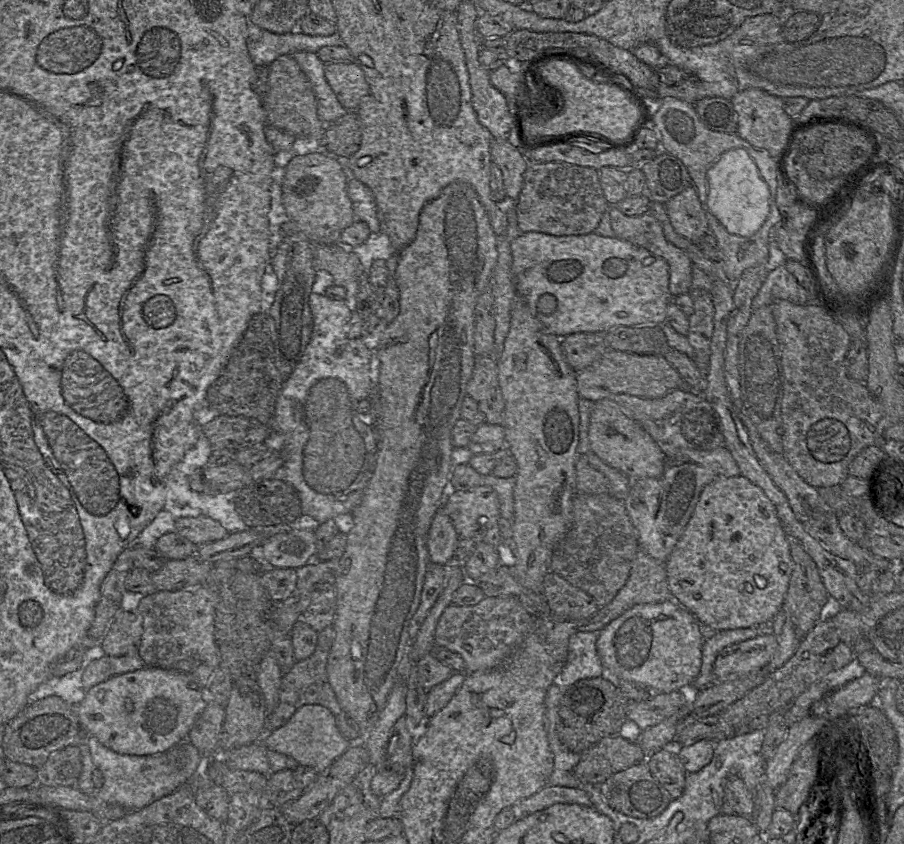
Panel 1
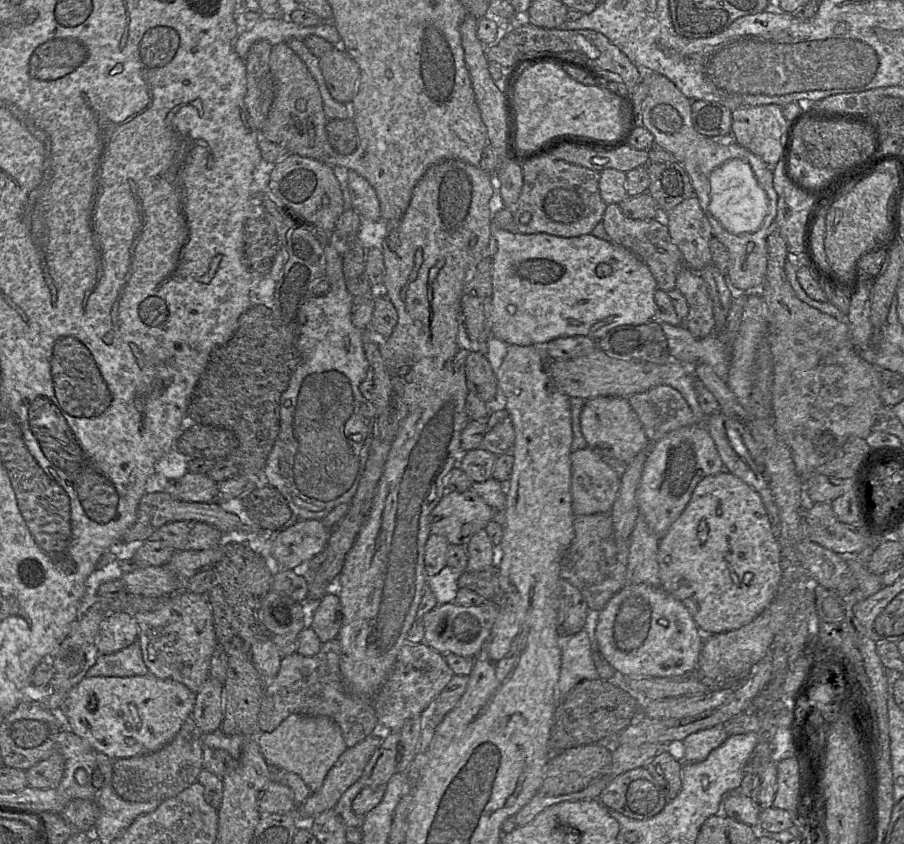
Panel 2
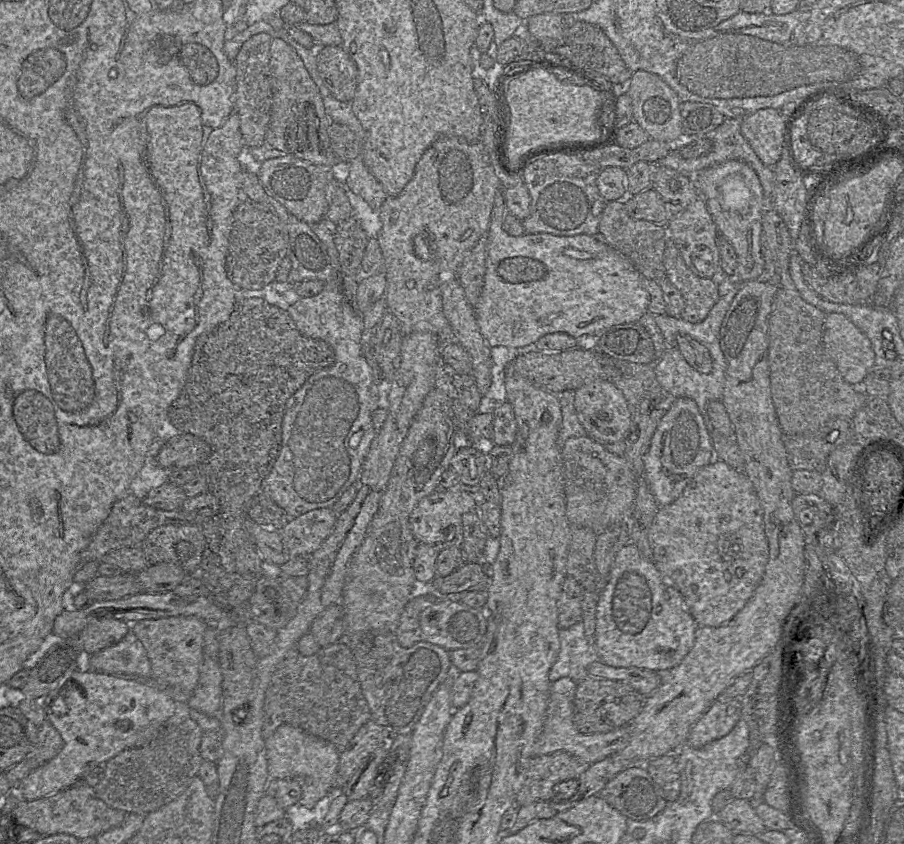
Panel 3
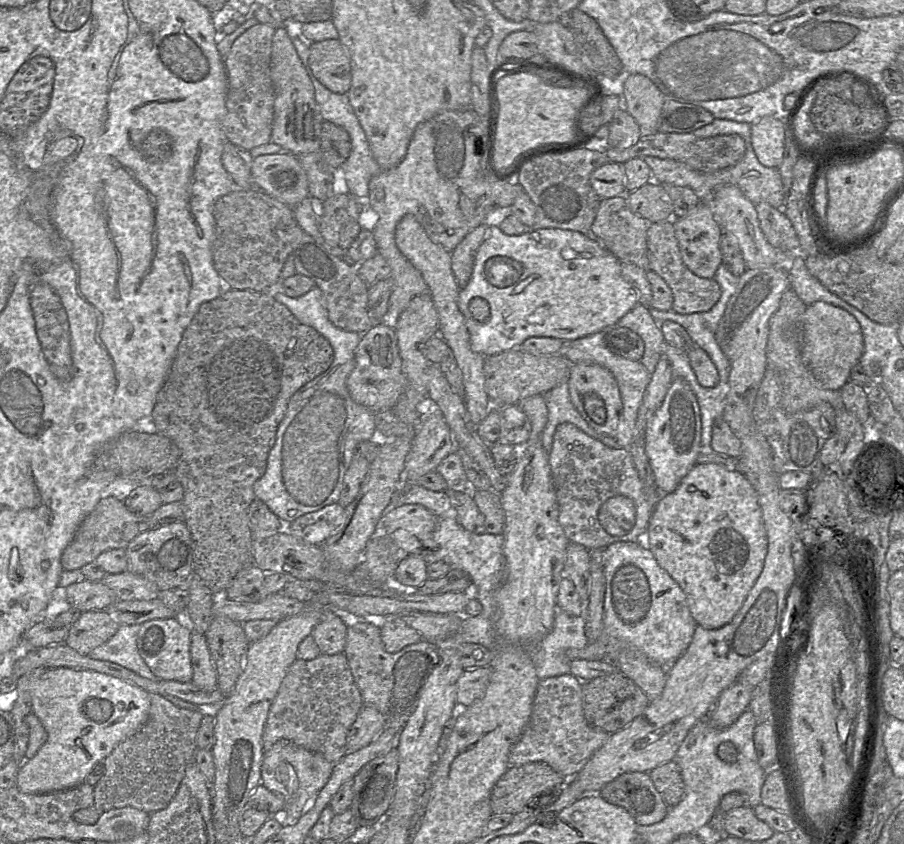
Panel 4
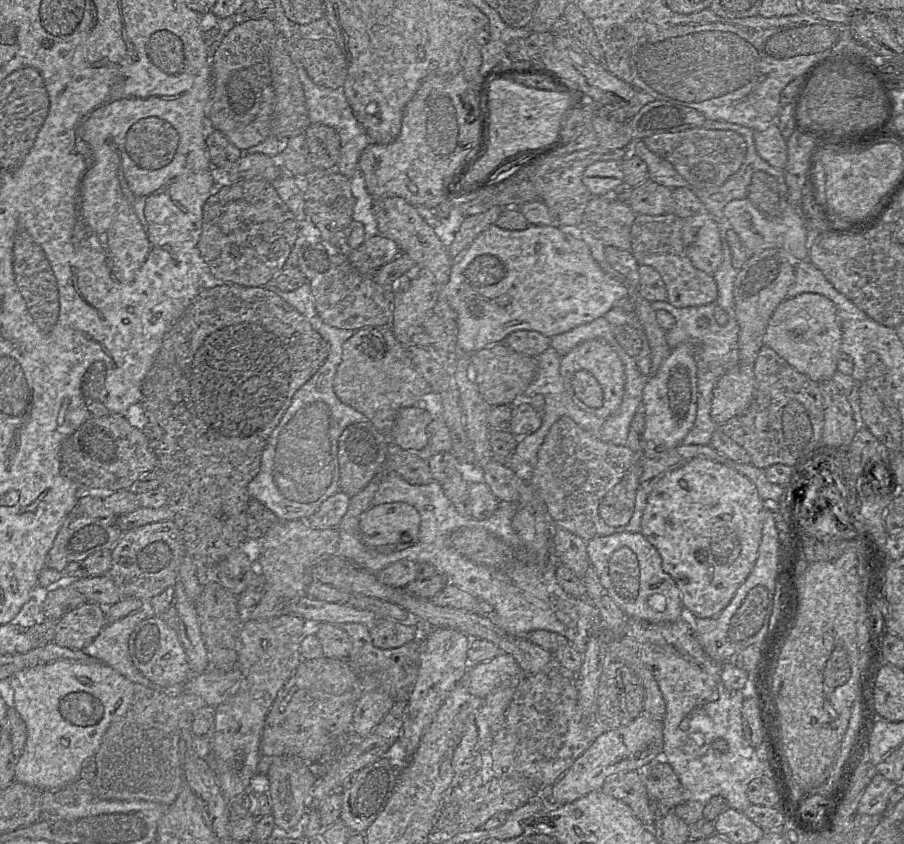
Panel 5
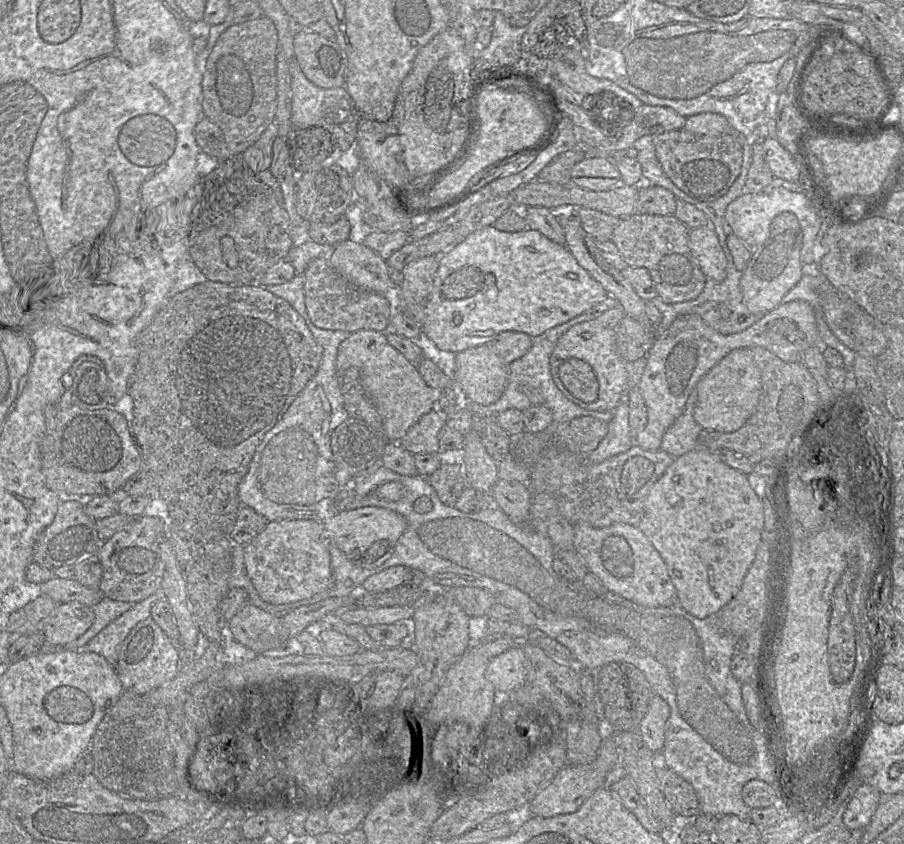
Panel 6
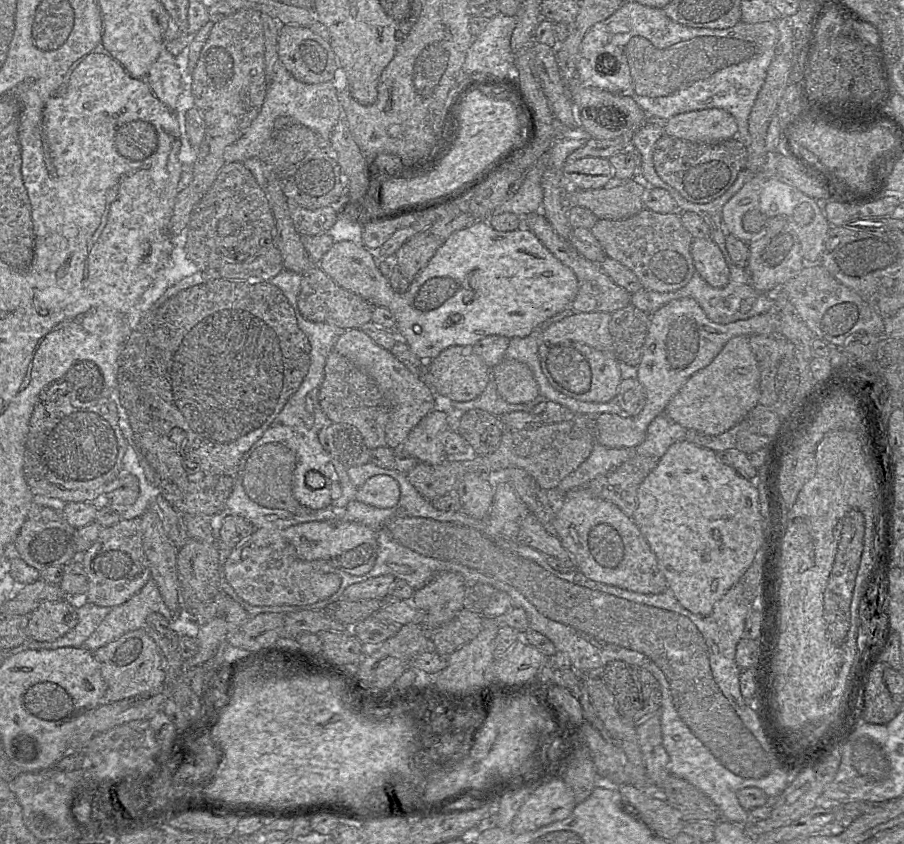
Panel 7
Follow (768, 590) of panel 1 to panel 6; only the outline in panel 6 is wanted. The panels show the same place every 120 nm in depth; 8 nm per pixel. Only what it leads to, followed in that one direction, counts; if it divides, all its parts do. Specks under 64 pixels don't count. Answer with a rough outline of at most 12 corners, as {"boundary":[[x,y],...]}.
{"boundary":[[696,447],[637,528],[698,619],[739,592],[762,537],[747,476]]}

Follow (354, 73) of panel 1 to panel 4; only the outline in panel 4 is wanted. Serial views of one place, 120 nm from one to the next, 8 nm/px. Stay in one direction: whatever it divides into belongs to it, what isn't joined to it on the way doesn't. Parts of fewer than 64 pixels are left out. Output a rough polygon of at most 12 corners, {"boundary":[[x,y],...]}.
{"boundary":[[339,39],[311,43],[309,66],[324,87],[348,93],[350,57]]}

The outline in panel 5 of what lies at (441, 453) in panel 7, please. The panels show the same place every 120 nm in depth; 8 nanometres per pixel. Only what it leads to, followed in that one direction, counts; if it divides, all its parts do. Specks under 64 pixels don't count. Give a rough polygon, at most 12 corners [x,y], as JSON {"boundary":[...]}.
{"boundary":[[402,408],[390,446],[421,452],[428,445],[426,410]]}

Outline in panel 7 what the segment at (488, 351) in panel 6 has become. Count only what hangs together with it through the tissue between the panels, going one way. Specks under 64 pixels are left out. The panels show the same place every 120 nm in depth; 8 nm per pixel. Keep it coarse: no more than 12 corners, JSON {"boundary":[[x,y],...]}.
{"boundary":[[453,346],[429,363],[435,394],[476,399],[491,369],[473,346]]}

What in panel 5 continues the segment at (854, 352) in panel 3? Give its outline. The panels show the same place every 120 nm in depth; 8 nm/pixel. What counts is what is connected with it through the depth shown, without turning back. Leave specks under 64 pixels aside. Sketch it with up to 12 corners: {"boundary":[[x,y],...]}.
{"boundary":[[786,298],[763,344],[811,380],[832,380],[835,304]]}

